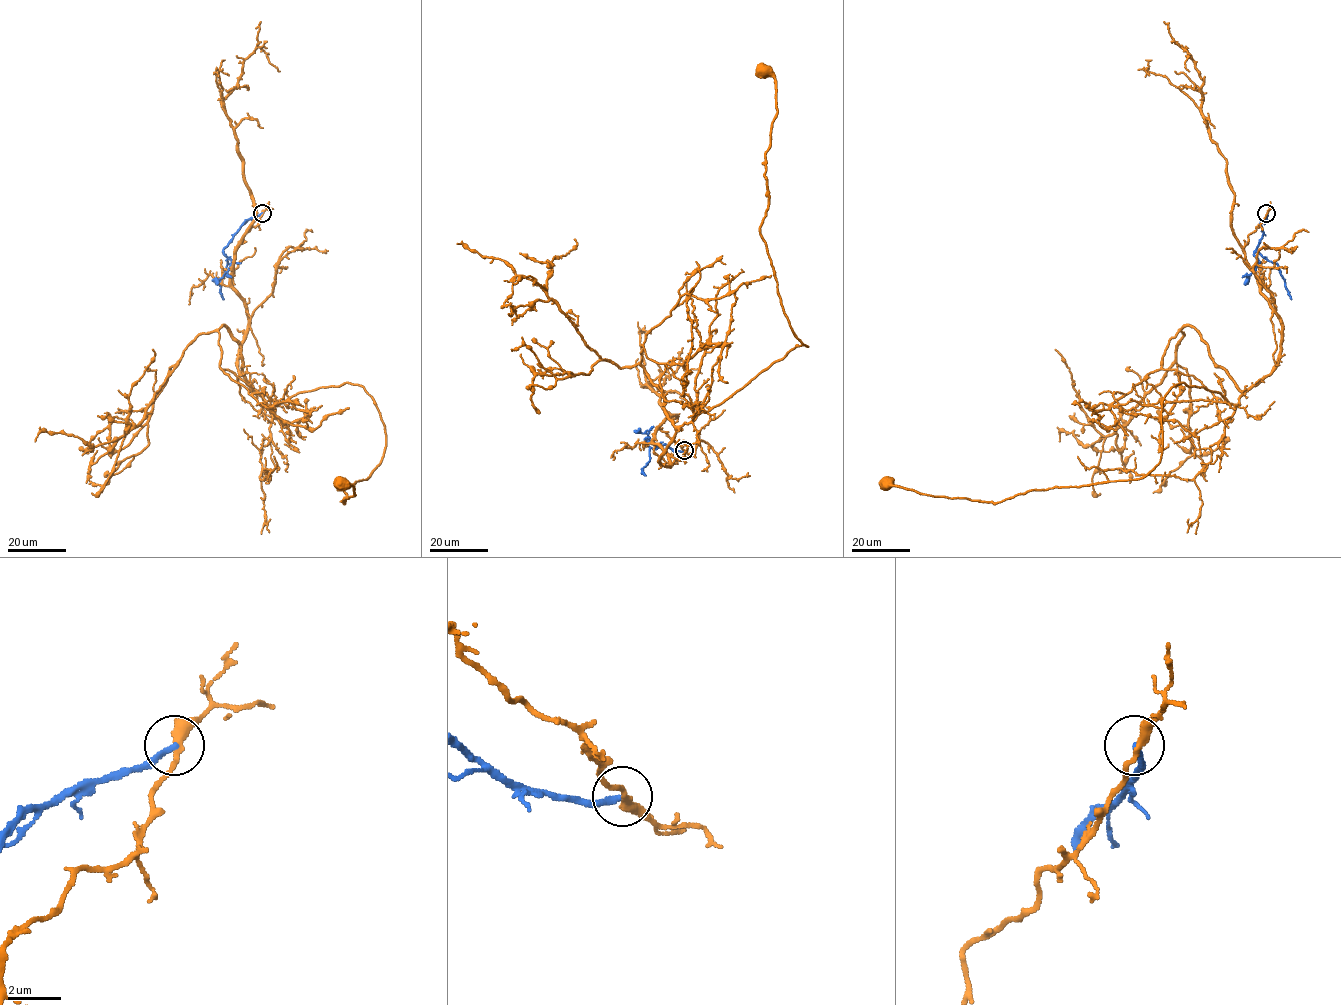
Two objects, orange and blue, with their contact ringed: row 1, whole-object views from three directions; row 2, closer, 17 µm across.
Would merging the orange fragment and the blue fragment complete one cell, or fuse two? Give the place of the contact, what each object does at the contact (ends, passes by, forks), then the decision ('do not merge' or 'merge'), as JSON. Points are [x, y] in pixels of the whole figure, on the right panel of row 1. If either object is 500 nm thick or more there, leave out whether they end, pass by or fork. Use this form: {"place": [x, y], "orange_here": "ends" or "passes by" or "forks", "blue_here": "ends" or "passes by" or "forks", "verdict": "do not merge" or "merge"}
{"place": [1266, 213], "orange_here": "passes by", "blue_here": "ends", "verdict": "do not merge"}

